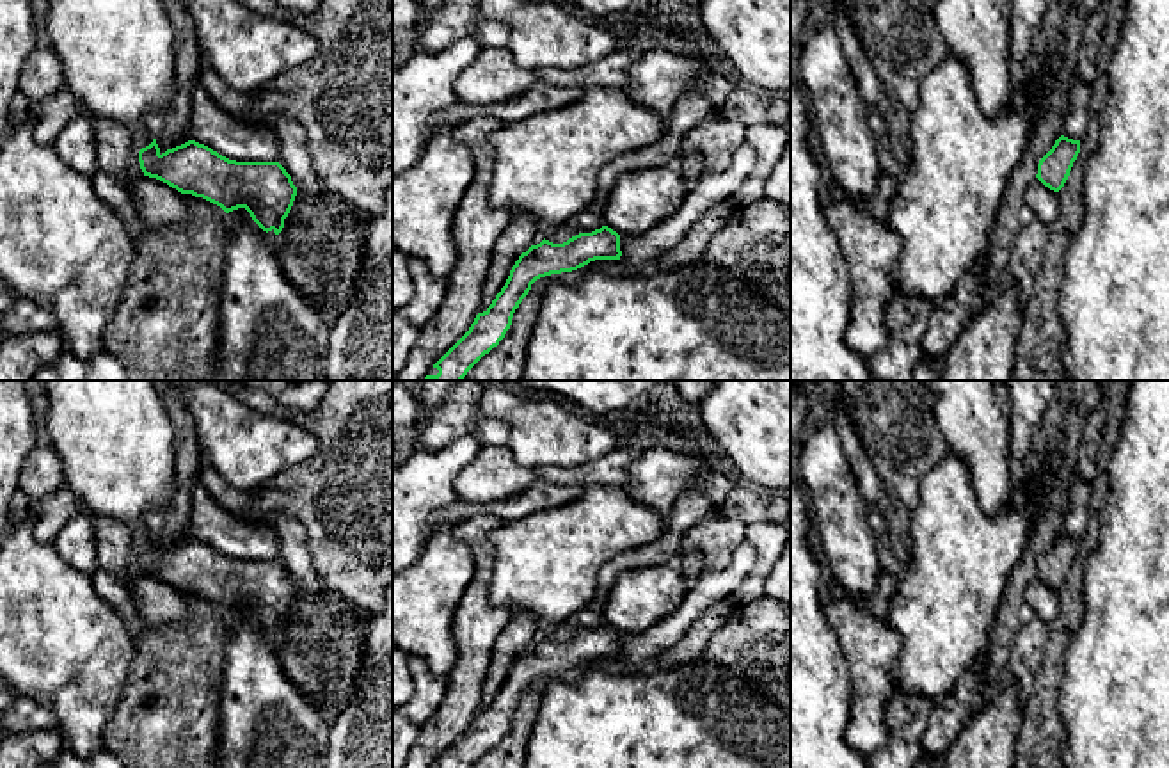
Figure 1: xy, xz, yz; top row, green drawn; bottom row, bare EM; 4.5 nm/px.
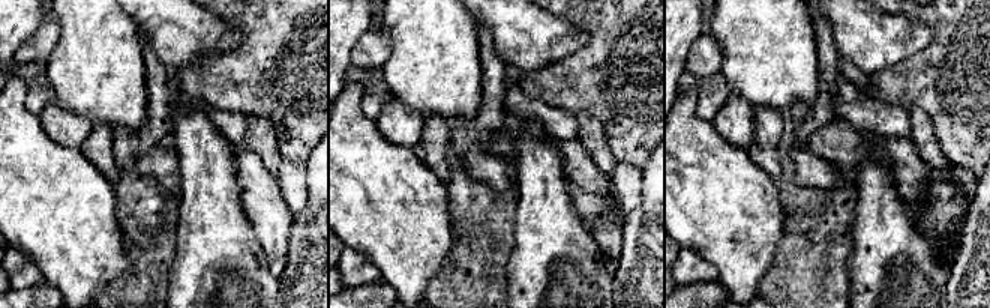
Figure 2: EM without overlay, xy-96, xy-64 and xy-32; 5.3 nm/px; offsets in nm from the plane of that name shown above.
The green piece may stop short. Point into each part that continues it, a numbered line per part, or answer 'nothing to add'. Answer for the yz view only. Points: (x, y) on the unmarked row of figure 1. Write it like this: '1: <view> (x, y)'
nothing to add

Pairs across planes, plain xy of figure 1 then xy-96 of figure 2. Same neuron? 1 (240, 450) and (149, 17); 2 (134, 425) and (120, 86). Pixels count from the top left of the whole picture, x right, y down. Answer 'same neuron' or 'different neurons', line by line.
1: same neuron
2: same neuron

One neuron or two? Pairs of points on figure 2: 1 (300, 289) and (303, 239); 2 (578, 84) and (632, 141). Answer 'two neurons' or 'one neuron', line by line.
1: one neuron
2: one neuron

